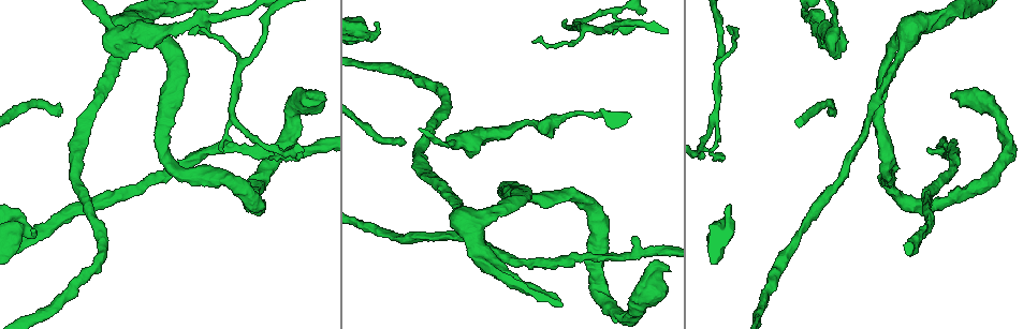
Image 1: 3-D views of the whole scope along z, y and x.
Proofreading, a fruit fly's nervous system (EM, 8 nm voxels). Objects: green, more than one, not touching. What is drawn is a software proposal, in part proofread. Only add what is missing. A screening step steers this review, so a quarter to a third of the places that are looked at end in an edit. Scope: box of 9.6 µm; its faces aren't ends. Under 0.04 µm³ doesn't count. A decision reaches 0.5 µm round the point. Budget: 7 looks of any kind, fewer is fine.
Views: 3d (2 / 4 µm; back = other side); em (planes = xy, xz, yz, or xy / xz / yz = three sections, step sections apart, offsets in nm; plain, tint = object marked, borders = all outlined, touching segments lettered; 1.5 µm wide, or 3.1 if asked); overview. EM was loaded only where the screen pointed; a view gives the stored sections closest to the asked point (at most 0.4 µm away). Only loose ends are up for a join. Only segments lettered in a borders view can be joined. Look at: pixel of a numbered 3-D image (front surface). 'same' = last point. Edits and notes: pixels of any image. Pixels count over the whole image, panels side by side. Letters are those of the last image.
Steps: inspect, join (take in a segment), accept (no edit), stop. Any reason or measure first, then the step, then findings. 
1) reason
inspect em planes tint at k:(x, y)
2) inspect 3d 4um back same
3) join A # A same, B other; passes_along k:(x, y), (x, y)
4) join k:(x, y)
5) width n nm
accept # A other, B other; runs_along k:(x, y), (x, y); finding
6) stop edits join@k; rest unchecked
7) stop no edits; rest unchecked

thin end
inspect 3d 4um at 1:(732, 33)

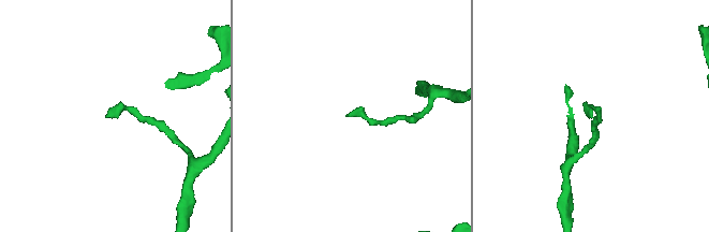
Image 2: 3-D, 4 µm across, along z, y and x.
inspect em planes borders at 2:(105, 116)

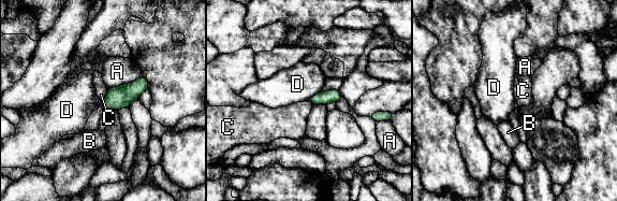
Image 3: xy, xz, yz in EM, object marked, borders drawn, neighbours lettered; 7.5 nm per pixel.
accept # A other, B other, C other, D other; border 3:(322, 91), (312, 95), (308, 99); none of them fits

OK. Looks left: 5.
an open end
inspect 3d 4um at 1:(633, 239)

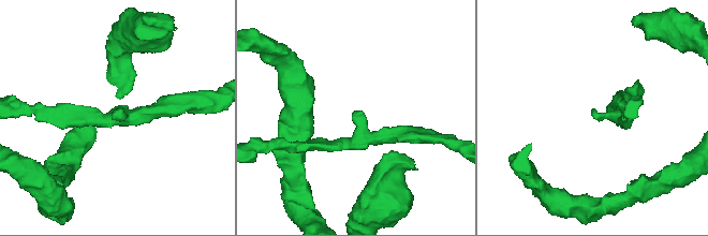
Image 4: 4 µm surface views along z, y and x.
arm_widths 200, 220 nm; need the tissue
inspect em yz step 4 tint at 4:(357, 112)

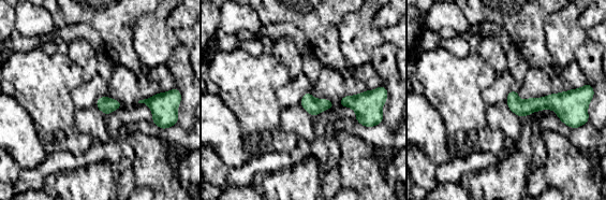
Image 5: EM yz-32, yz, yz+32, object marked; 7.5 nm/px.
inspect em yz step 4 borders same

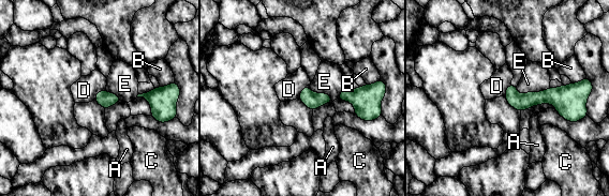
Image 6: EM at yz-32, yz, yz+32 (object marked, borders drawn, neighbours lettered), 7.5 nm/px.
accept # A other, B other, C other, D other, E other; runs_along 6:(573, 89), (564, 96), (508, 96); no lettered segment goes on from it

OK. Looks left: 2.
stop no edits; rest unchecked

